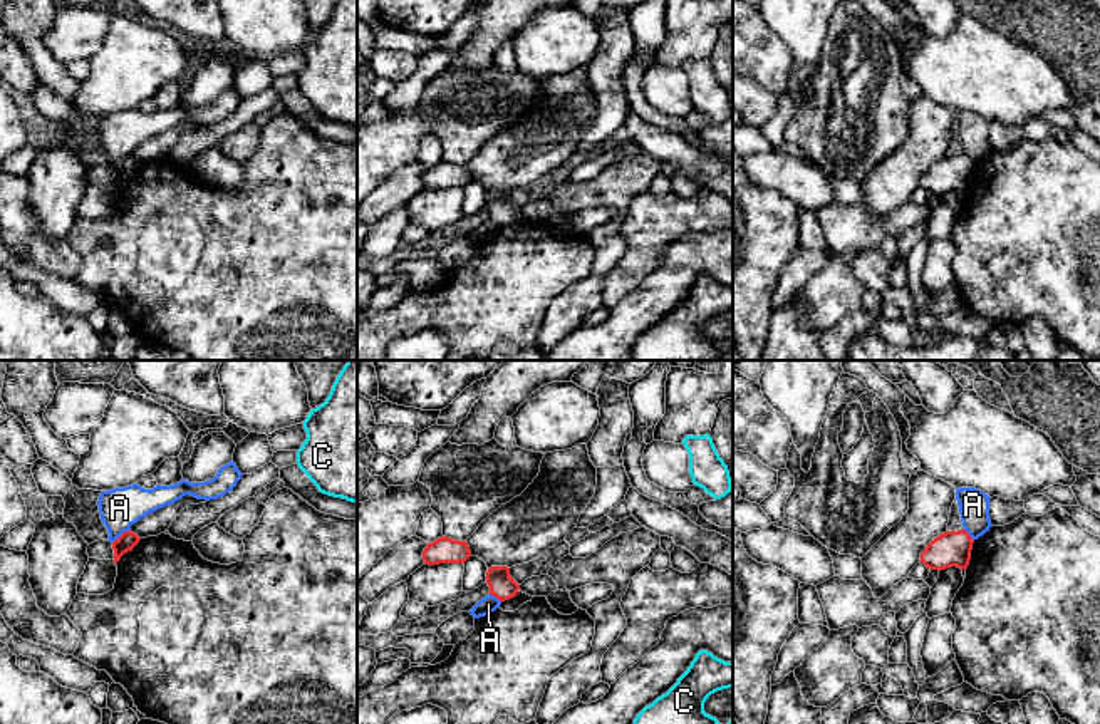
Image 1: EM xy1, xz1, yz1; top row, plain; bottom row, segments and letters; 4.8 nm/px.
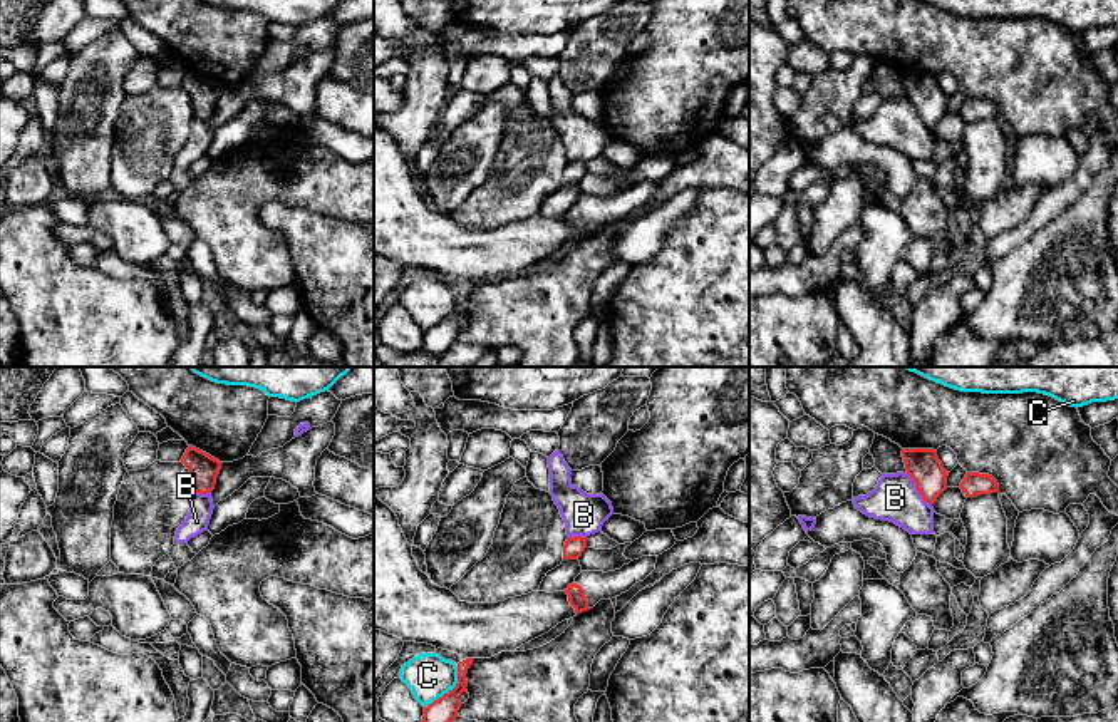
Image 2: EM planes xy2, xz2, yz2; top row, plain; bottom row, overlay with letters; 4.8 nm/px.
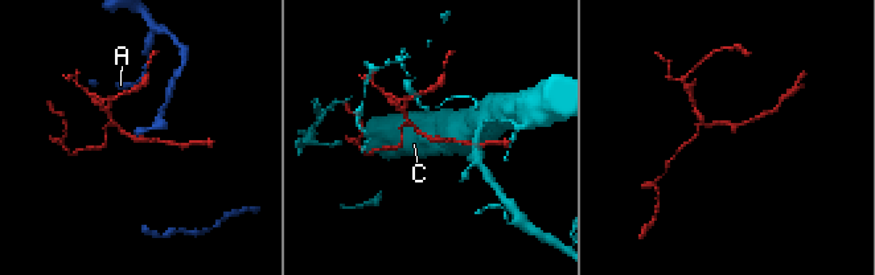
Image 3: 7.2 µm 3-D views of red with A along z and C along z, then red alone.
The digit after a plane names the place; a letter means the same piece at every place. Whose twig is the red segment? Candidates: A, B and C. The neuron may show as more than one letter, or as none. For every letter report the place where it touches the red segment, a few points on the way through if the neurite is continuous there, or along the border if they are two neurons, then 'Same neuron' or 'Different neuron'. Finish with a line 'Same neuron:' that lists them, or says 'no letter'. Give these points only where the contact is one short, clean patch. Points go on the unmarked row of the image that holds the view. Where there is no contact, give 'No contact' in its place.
A: Touches red at xy1 (121, 160). Boundary: xy1 (129, 153), (111, 166). Different neuron
B: Touches red at yz2 (917, 114). Boundary: yz2 (905, 97), (919, 119), (931, 129). Different neuron
C: Touches red at xz2 (450, 315). Different neuron
Same neuron: no letter

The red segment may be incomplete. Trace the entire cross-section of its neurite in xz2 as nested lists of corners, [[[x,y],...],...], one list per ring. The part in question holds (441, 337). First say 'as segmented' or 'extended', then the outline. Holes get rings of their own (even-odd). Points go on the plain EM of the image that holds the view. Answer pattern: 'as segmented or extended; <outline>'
as segmented; [[[466,283],[458,288],[458,308],[453,315],[424,332],[422,347],[419,348],[424,353],[443,355],[446,353],[456,342],[461,332],[459,320],[466,317],[468,305],[466,298],[474,283]]]

